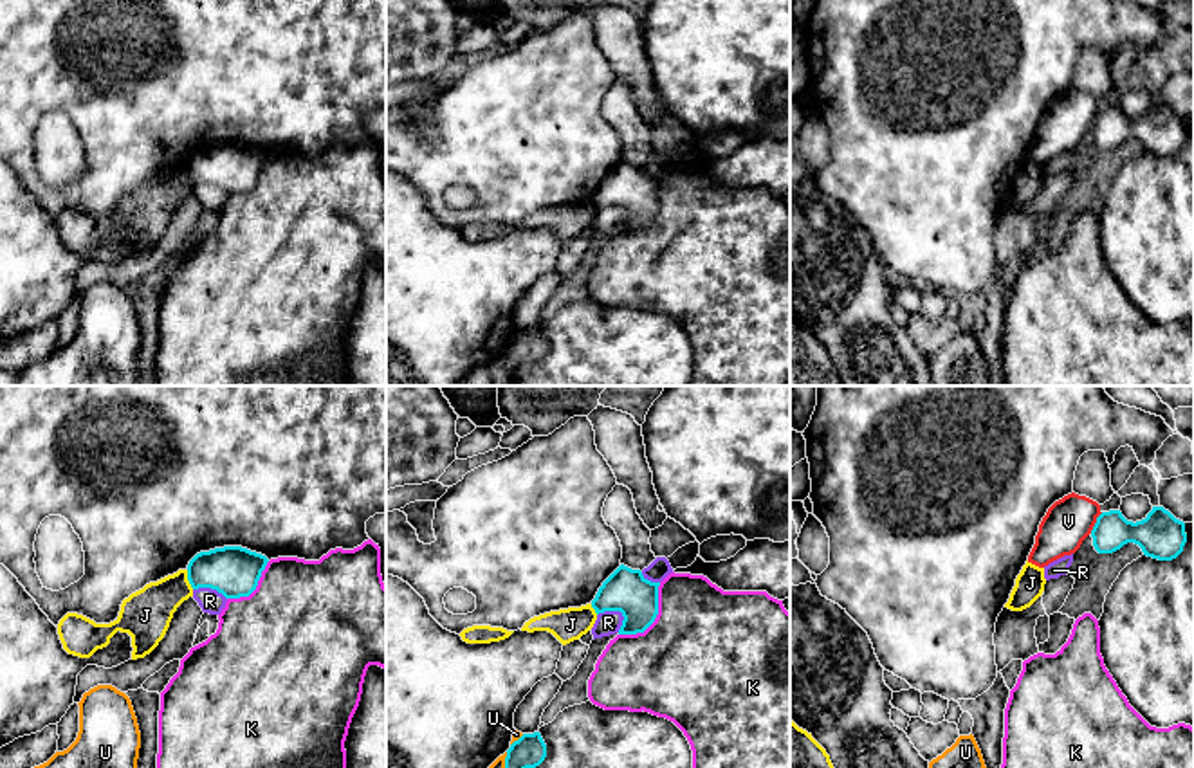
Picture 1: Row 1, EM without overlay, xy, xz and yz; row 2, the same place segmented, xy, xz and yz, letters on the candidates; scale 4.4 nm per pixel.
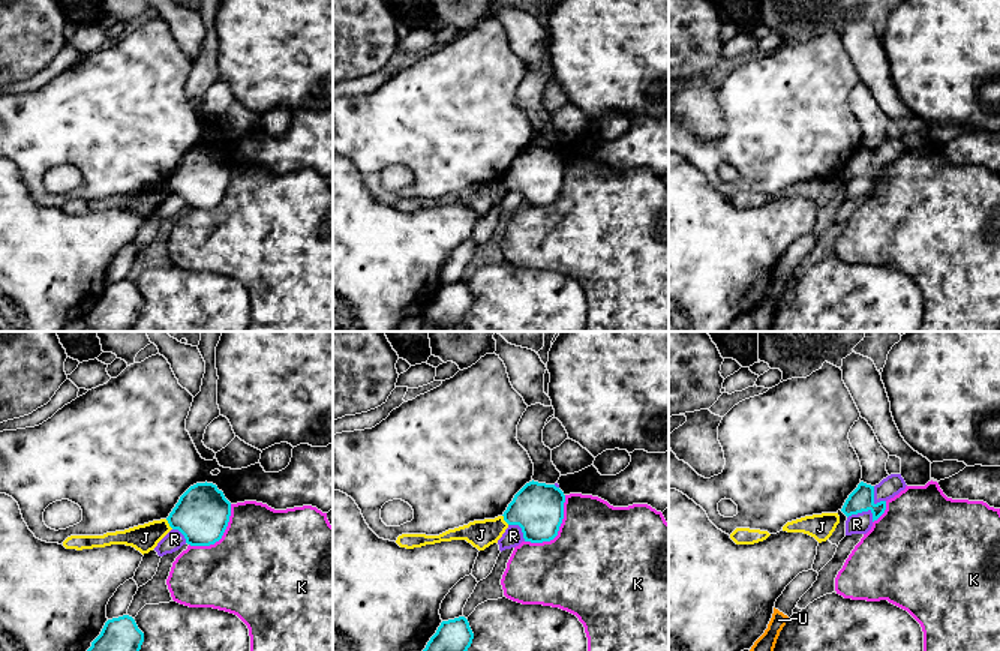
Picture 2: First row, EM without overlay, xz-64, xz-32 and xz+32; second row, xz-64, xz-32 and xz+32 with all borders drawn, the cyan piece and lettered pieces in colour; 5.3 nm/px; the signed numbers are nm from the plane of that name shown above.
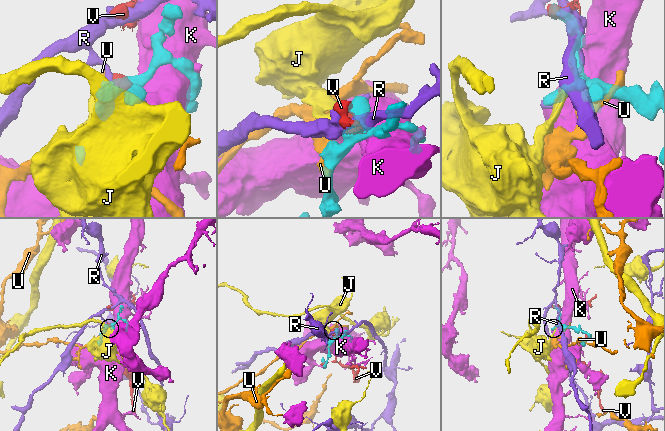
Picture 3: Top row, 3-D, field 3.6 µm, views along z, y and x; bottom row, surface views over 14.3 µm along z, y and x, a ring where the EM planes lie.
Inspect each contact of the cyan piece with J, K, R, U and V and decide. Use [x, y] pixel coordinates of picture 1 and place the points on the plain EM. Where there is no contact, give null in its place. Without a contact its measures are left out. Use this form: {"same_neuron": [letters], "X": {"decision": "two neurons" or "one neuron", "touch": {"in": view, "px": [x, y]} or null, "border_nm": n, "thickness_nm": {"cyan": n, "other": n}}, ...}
{"same_neuron": [], "J": {"decision": "two neurons", "touch": {"in": "xy", "px": [188, 175]}, "border_nm": 90, "thickness_nm": {"cyan": 220, "other": 220}}, "K": {"decision": "two neurons", "touch": {"in": "xz", "px": [655, 213]}, "border_nm": 300, "thickness_nm": {"cyan": 200, "other": 500}}, "R": {"decision": "two neurons", "touch": {"in": "xz", "px": [619, 206]}, "border_nm": 130, "thickness_nm": {"cyan": 200, "other": 110}}, "U": {"decision": "two neurons", "touch": {"in": "xz", "px": [505, 361]}, "border_nm": 120, "thickness_nm": {"cyan": 150, "other": 100}}, "V": {"decision": "two neurons", "touch": {"in": "yz", "px": [1095, 119]}, "border_nm": 110, "thickness_nm": {"cyan": 160, "other": 220}}}

